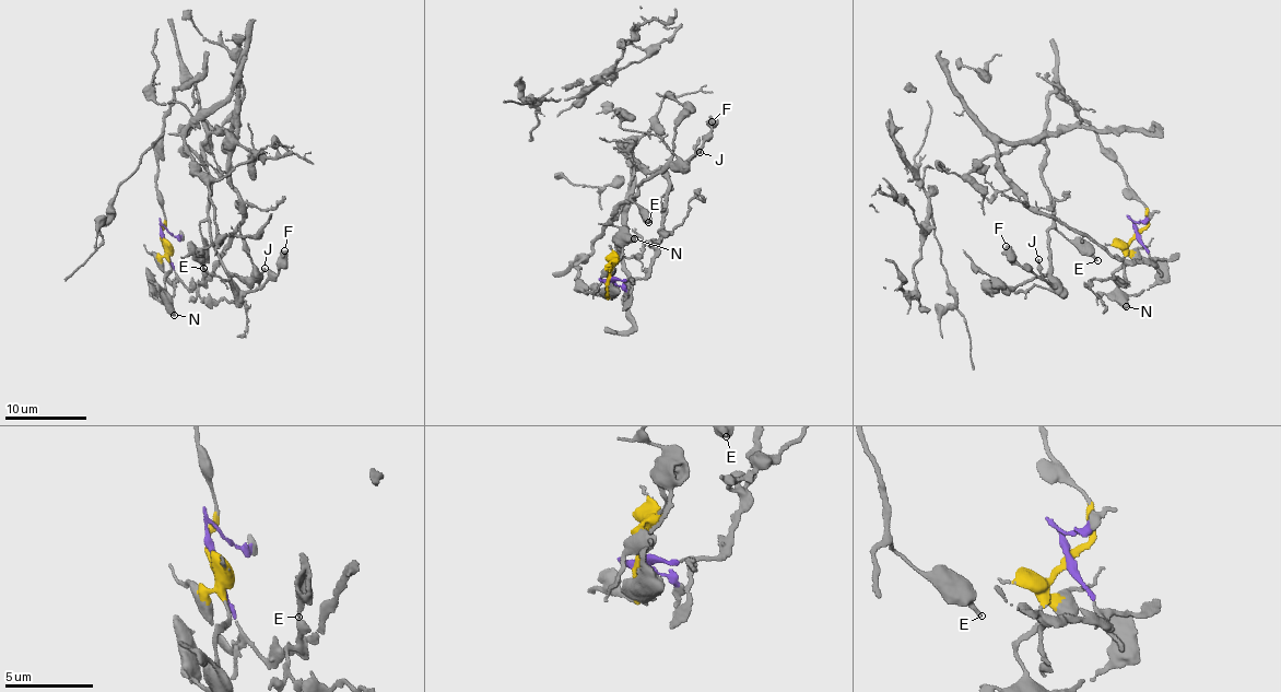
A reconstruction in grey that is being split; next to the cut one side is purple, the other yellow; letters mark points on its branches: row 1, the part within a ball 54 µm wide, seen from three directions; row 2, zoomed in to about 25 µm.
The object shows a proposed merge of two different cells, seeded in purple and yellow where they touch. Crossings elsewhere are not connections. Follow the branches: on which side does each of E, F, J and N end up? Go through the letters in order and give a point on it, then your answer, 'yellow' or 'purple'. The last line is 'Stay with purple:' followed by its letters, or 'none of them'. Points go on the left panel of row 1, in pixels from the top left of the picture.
E: (203, 268) | yellow
F: (284, 250) | yellow
J: (265, 268) | yellow
N: (174, 315) | yellow
Stay with purple: none of them

